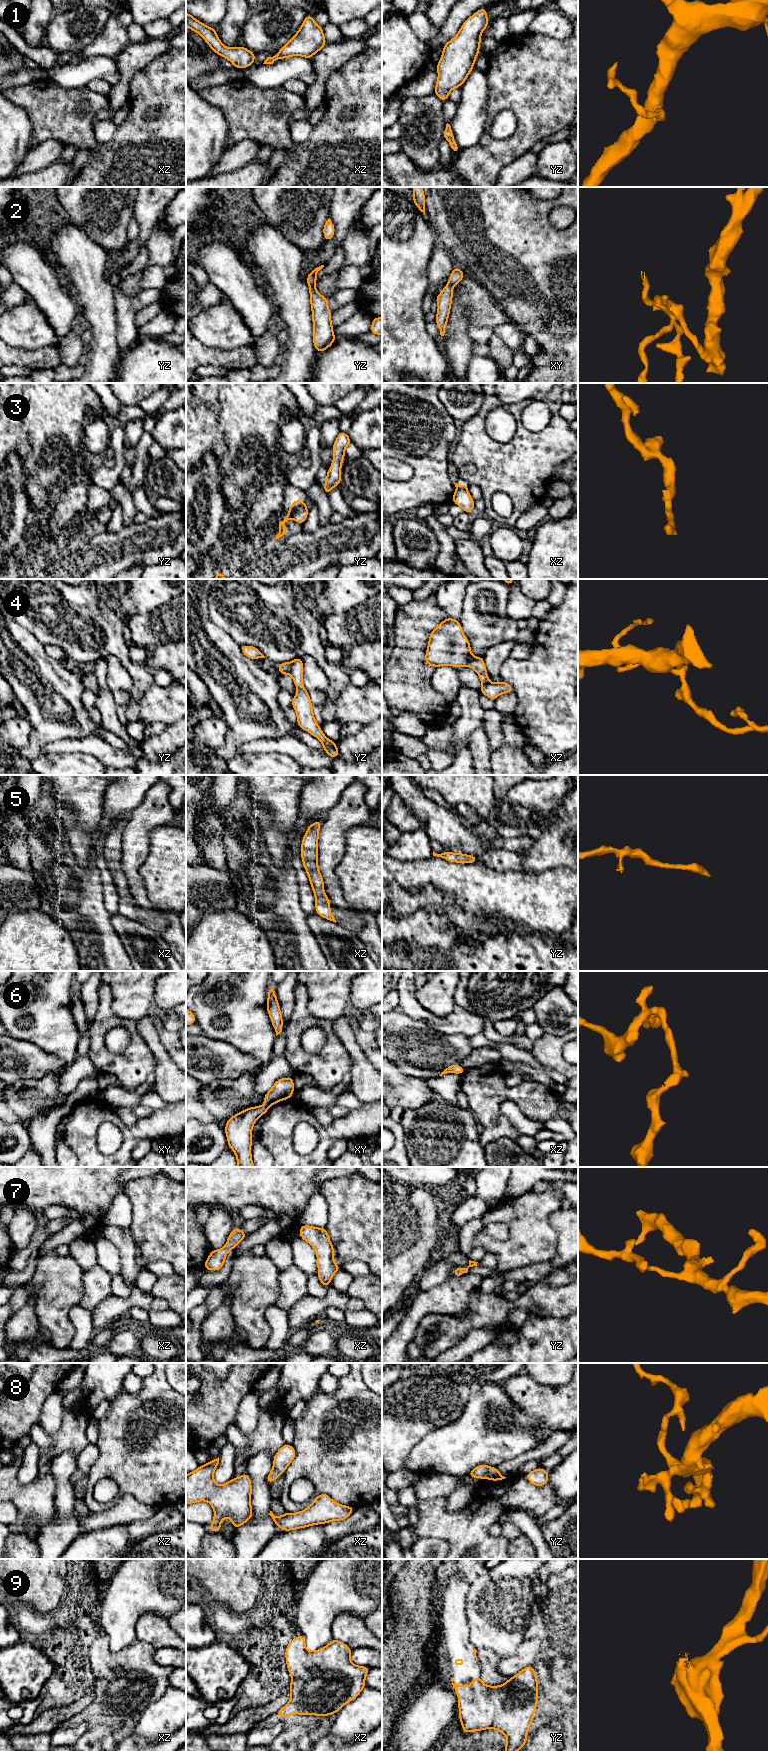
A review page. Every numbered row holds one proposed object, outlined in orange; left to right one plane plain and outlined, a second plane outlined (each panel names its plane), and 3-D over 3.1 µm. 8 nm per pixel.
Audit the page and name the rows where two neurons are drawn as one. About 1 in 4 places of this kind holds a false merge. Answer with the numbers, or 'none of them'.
3, 4, 8

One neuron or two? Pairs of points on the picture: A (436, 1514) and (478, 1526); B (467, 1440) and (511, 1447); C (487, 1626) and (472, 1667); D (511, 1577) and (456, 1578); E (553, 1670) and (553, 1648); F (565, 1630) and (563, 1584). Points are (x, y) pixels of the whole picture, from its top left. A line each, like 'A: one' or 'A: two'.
A: one
B: one
C: two
D: two
E: two
F: one

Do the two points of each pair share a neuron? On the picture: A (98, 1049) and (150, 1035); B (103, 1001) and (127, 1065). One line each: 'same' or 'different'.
A: different
B: same

